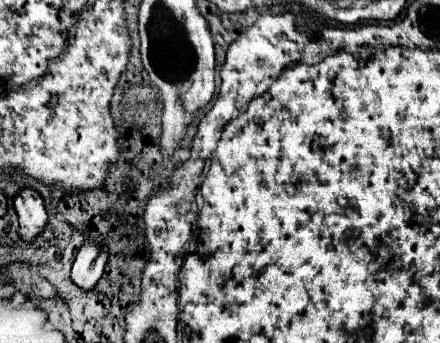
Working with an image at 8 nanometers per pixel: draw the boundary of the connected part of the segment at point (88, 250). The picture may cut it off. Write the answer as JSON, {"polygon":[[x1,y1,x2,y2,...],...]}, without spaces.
{"polygon":[[86,239,72,265,72,281,80,289,86,289,86,291,92,289,102,277,106,263,108,263,106,249,102,249,102,245,98,245,96,241]]}

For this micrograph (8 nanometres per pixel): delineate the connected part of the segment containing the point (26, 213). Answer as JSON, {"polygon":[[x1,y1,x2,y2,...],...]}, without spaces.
{"polygon":[[30,187,20,189,14,195,14,209,20,217,20,237,34,239,40,233,40,229,44,229,44,223,48,219,40,193,36,193]]}

